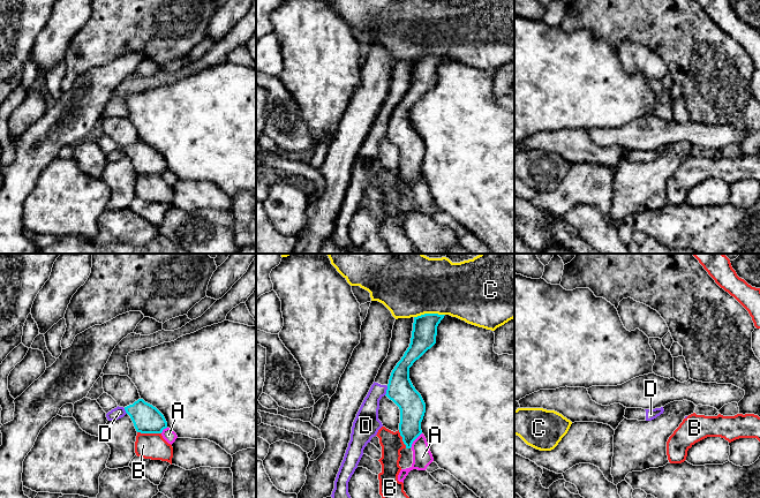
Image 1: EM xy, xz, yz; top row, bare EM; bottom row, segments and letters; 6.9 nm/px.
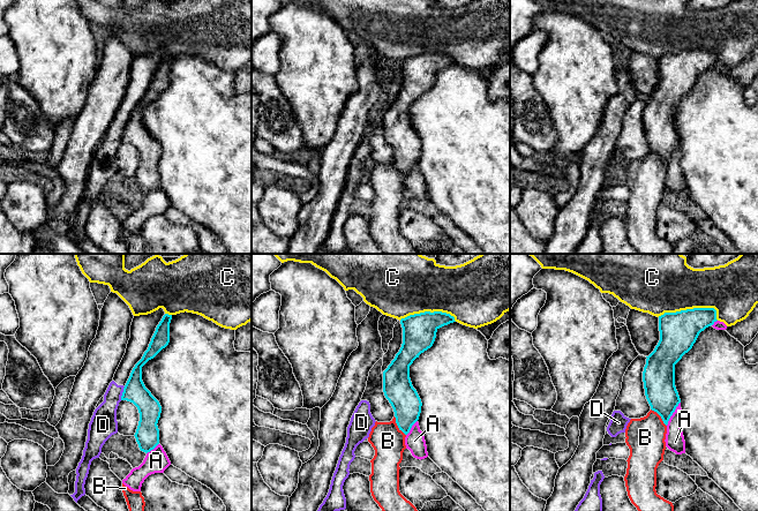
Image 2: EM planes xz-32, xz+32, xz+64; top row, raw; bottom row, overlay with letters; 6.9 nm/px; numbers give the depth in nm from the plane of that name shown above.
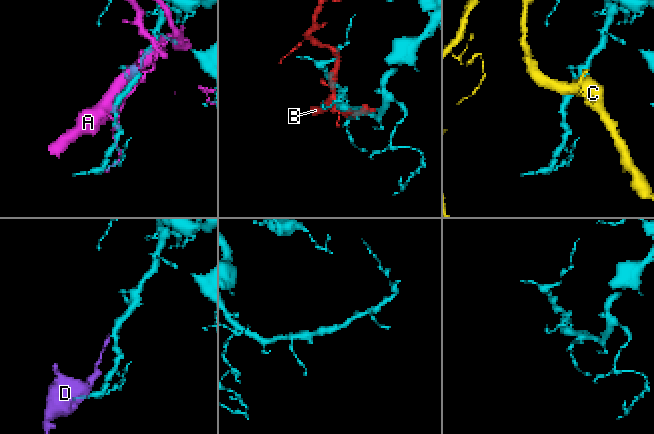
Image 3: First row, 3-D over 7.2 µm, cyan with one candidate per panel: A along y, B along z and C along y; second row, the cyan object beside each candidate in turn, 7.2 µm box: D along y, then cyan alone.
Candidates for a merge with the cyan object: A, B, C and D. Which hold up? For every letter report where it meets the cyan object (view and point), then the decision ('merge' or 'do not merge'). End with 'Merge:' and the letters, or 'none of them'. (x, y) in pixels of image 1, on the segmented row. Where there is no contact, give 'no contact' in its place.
A: xz (414, 439) | do not merge
B: xy (149, 432) | do not merge
C: xz (429, 314) | do not merge
D: xz (386, 391) | do not merge
Merge: none of them

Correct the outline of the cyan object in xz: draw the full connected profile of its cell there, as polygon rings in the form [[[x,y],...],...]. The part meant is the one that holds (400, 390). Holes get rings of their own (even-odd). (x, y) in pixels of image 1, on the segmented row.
[[[424,314],[414,317],[411,344],[391,372],[386,397],[400,409],[399,432],[406,448],[422,433],[426,403],[409,379],[409,368],[436,344],[437,326],[445,315]]]

